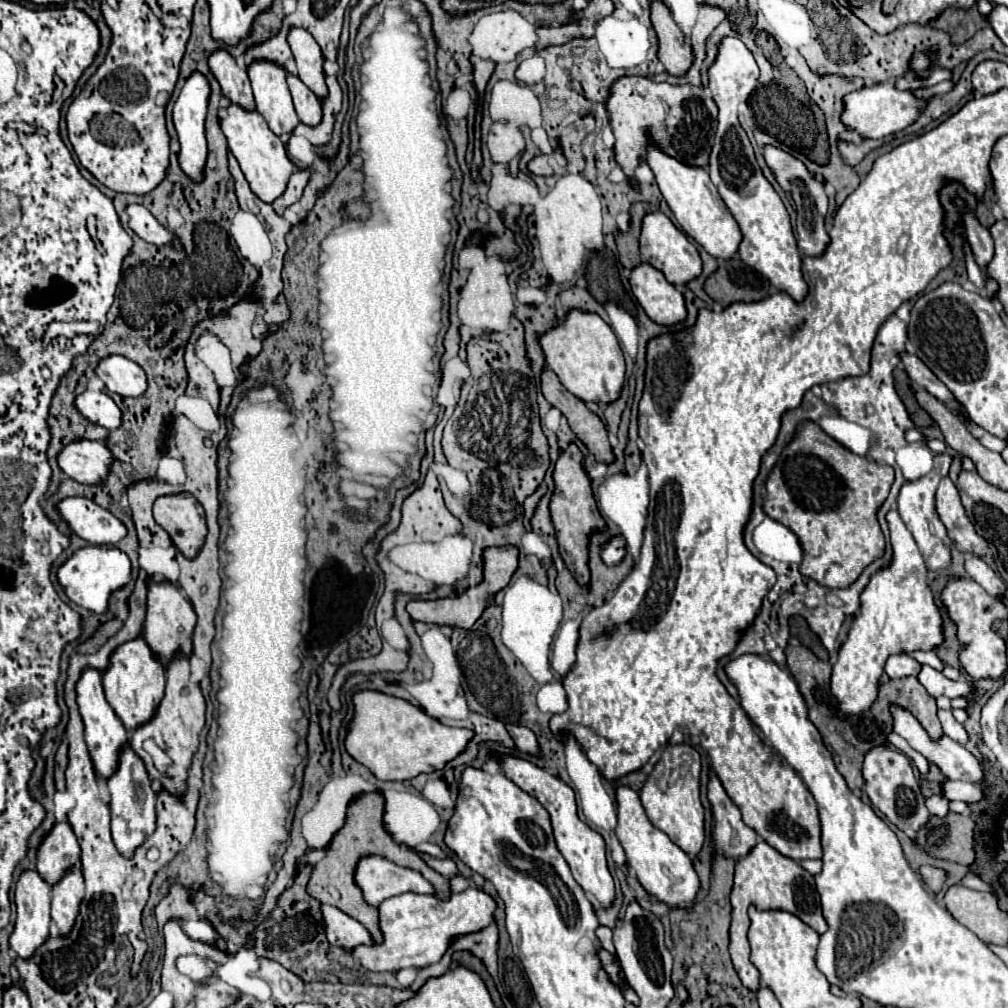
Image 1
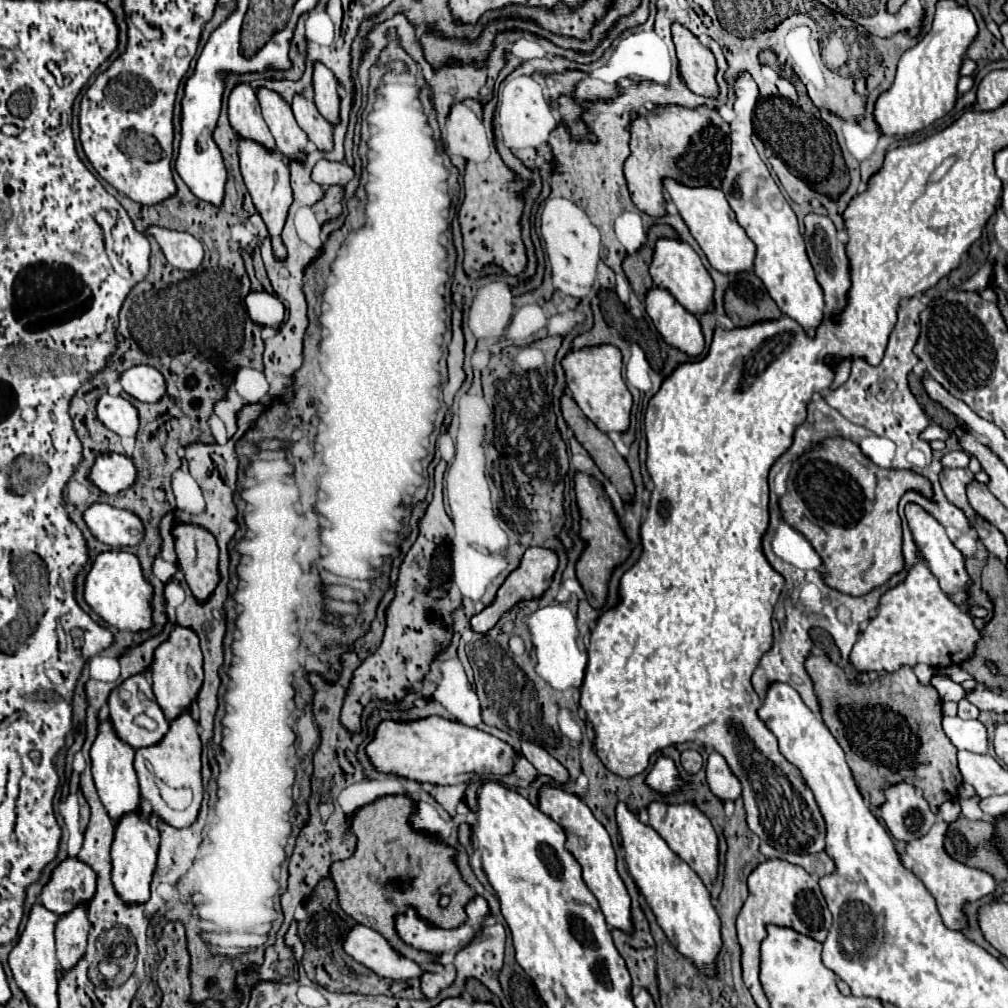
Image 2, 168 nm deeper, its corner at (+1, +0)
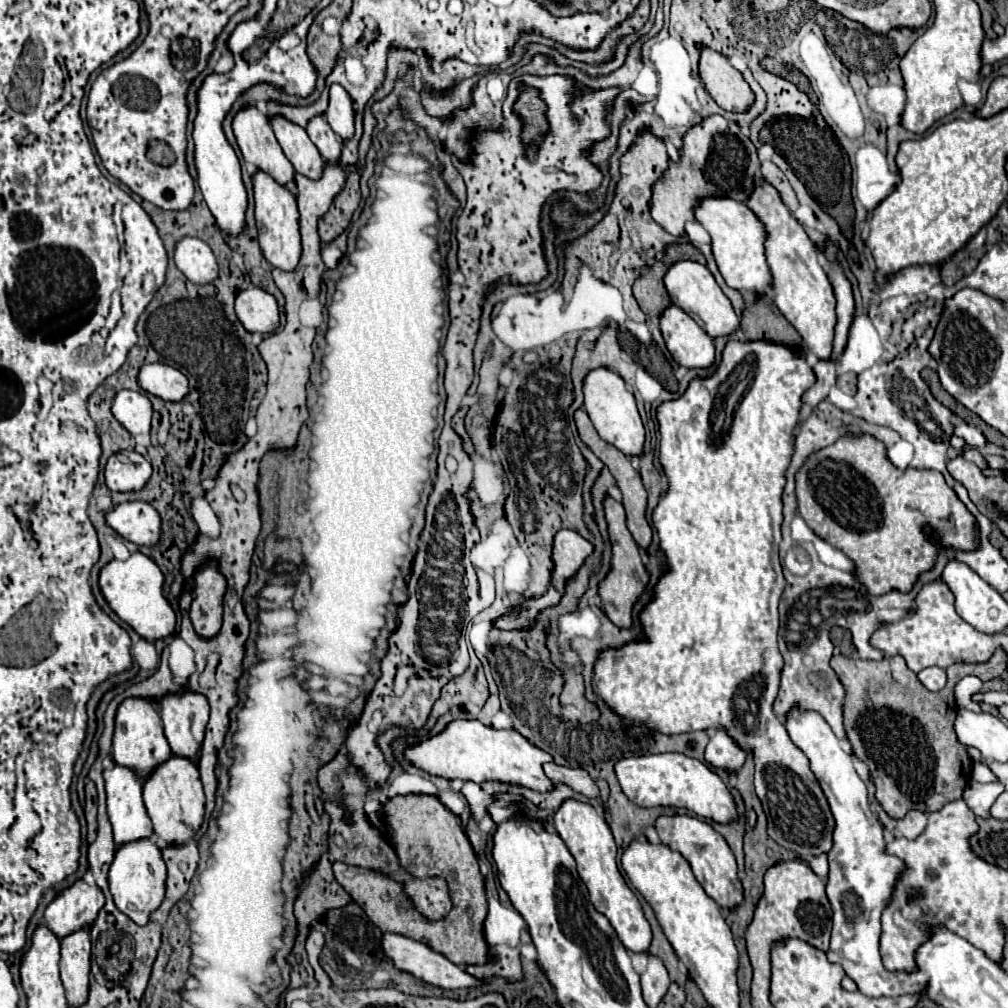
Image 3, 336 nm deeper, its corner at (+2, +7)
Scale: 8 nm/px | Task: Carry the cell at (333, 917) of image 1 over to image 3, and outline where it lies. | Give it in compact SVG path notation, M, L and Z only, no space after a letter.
M384 934L382 948L384 948L384 954L396 964L396 968L400 968L404 972L412 972L414 976L420 976L428 984L434 984L434 986L440 986L440 988L450 988L450 990L484 986L484 980L474 978L472 974L468 974L466 970L462 970L460 966L450 962L446 956L442 956L440 952L428 948L426 944L420 944L418 940L412 940L412 938L400 936L400 934Z

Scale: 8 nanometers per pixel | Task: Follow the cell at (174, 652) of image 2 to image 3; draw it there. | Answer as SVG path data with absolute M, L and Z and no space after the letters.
M182 690L174 696L164 696L160 700L160 716L164 722L164 734L166 734L166 740L168 740L174 756L186 758L194 764L198 762L200 748L204 742L204 730L208 724L208 712L210 712L210 708L208 708L206 698L202 694L194 694L190 690Z

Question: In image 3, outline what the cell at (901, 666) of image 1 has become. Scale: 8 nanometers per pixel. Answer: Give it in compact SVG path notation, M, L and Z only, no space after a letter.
M924 668L918 674L918 678L932 692L938 692L946 686L946 670L942 670L942 668Z

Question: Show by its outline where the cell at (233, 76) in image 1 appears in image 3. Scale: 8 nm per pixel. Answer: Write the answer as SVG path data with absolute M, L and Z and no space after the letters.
M248 106L246 110L238 112L232 126L242 156L248 164L272 176L280 186L294 182L296 172L292 164L288 164L270 122L258 112L258 108Z

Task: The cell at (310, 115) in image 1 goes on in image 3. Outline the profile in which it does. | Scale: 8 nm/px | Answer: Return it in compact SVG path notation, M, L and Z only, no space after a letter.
M324 116L312 118L306 126L306 132L326 162L332 162L332 164L340 162L344 142L332 132L332 128L324 120Z

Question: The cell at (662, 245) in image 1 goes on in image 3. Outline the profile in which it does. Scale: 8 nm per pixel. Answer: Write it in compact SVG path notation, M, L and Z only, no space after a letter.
M676 262L664 276L664 284L672 296L672 302L682 308L710 338L730 336L740 328L740 318L706 266L698 262Z

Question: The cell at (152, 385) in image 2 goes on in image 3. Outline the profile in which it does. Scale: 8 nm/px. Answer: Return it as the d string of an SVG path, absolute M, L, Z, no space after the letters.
M166 364L142 366L138 374L138 382L146 392L168 402L180 402L190 392L188 378L180 370Z

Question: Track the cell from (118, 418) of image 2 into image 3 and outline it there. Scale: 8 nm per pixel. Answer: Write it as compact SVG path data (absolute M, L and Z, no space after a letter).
M120 390L112 404L112 414L130 432L137 445L150 445L152 402L146 394Z

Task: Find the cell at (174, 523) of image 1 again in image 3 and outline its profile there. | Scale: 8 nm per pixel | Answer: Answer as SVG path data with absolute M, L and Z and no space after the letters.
M208 562L196 572L194 602L190 608L190 620L196 634L204 640L218 636L222 628L222 596L226 592L226 580L216 572L216 562Z

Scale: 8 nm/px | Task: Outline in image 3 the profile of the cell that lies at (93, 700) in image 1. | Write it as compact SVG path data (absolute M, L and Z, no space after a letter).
M114 766L114 770L104 770L104 780L106 780L106 794L108 794L108 816L112 822L116 846L124 846L134 840L150 838L154 830L152 830L152 822L148 820L144 802L142 802L142 782L138 780L138 776L128 768Z

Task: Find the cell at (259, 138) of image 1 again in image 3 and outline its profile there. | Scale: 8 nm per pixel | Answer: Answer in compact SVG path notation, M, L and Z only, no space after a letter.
M256 172L254 176L254 202L256 202L256 226L258 226L258 240L264 258L270 262L272 268L280 268L286 272L294 272L302 256L302 240L300 240L300 214L296 208L294 196L288 188L276 184L268 174Z

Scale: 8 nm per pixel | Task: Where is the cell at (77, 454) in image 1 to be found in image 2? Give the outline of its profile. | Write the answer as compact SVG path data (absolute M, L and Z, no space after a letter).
M101 453L97 455L93 467L89 469L89 479L97 485L103 493L119 493L133 485L137 471L121 453Z

